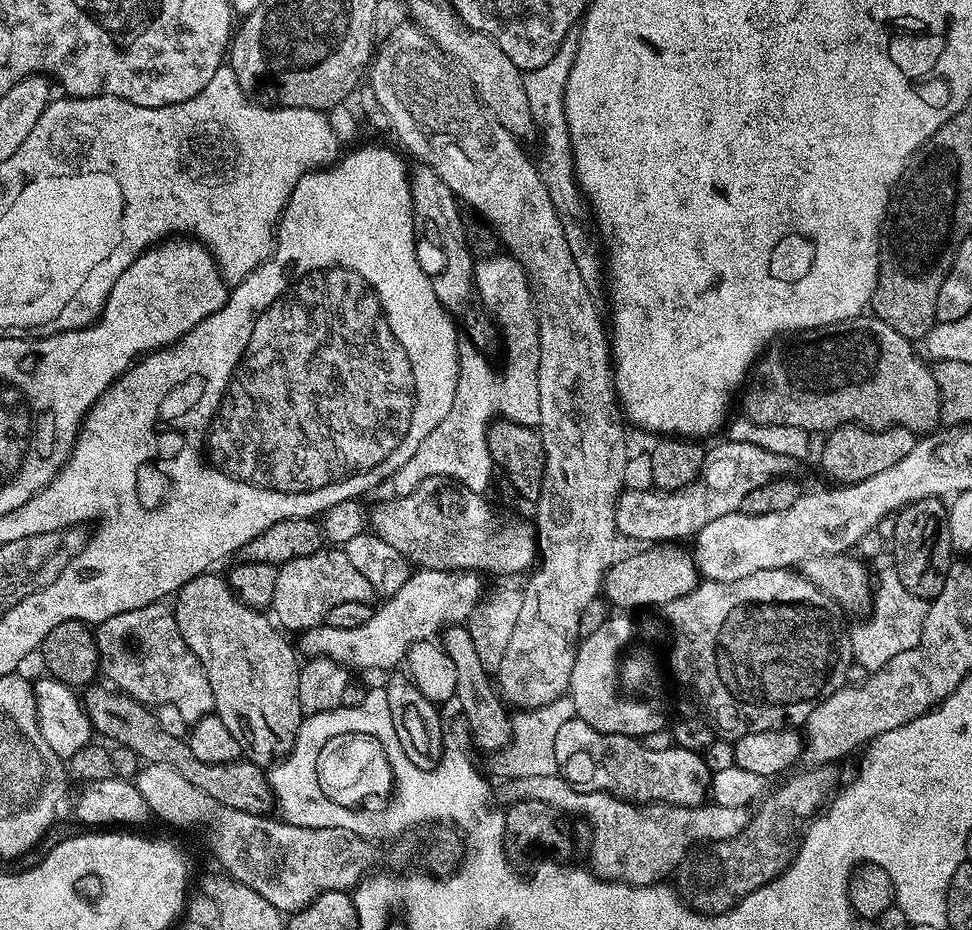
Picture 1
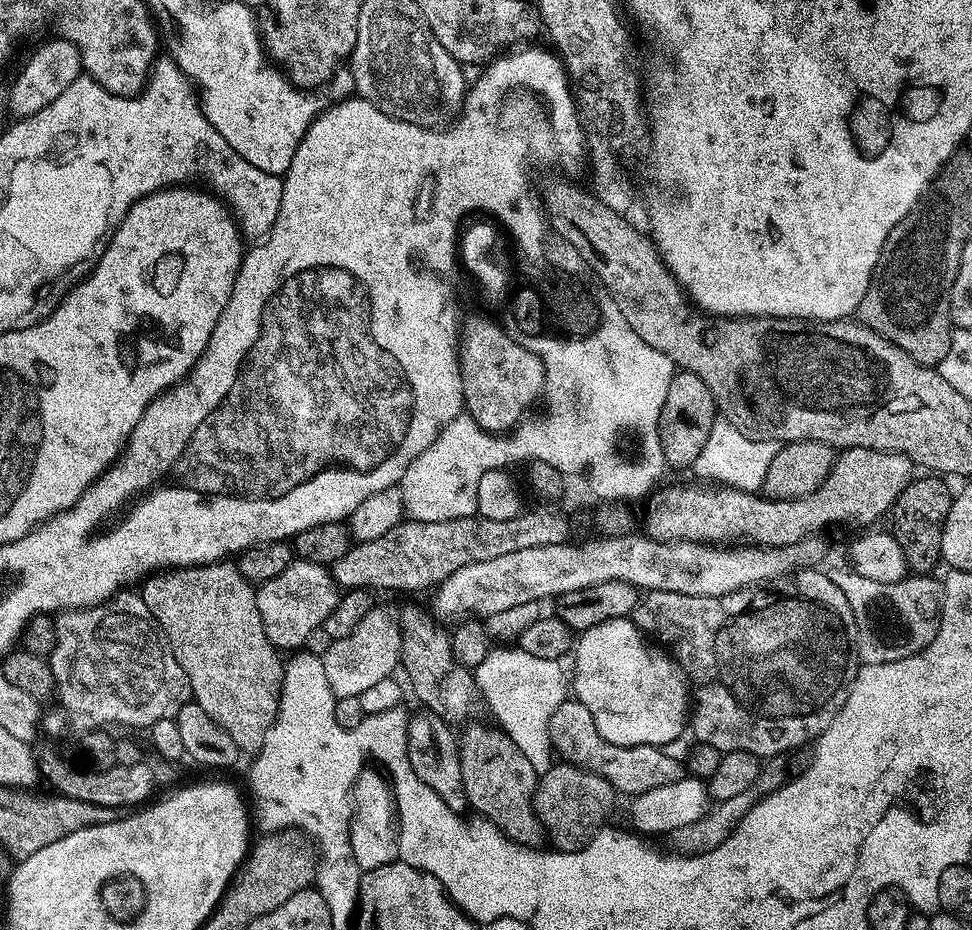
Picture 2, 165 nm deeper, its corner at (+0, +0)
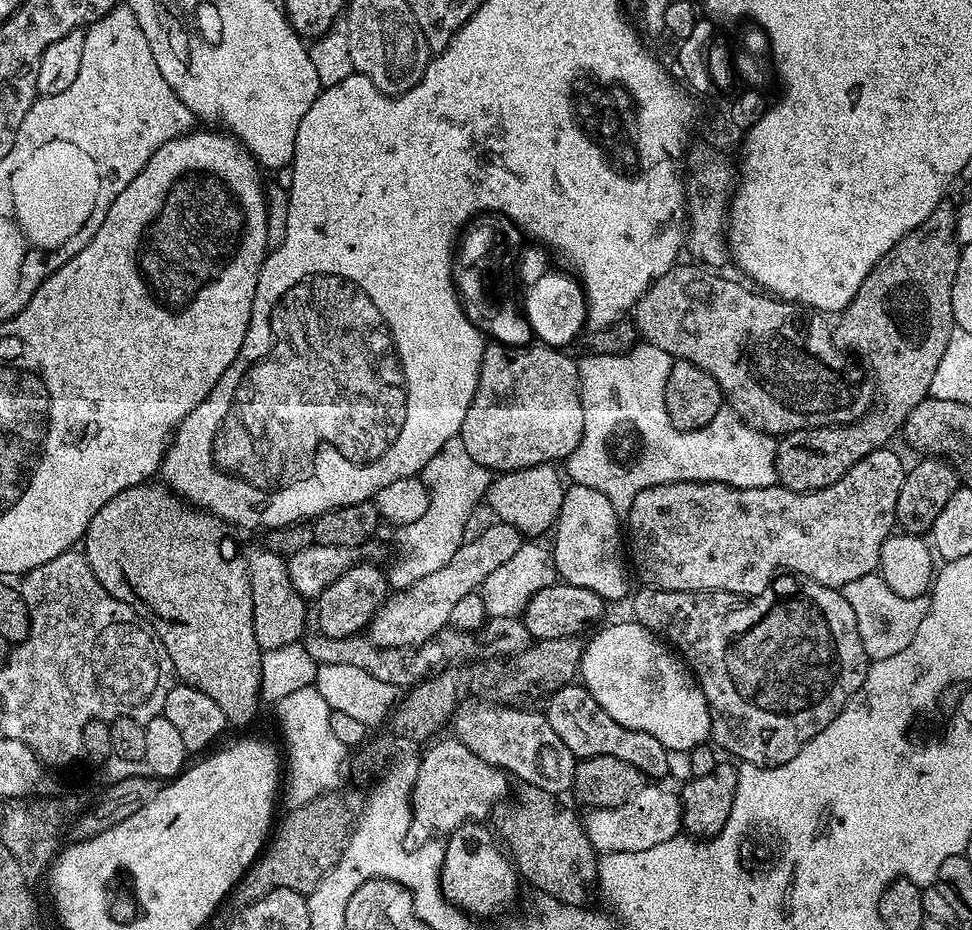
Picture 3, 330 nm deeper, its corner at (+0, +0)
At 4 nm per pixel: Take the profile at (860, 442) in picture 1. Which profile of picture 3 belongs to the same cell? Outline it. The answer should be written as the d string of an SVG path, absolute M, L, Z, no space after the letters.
M885 446L874 450L874 454L866 454L866 458L862 458L862 462L850 466L850 470L846 470L846 474L842 474L842 478L838 478L838 482L813 492L791 492L789 488L783 486L735 488L713 480L706 482L687 480L686 482L670 482L669 484L650 486L646 490L642 490L638 494L638 498L634 498L626 517L626 548L630 553L631 567L634 569L635 575L636 572L640 575L639 583L641 585L667 592L732 592L736 596L747 598L766 590L770 581L781 570L788 574L804 576L807 580L813 580L827 588L841 590L848 582L862 578L863 575L875 573L879 569L879 552L882 550L883 542L893 535L896 524L896 507L898 506L898 490L902 490L906 464L900 461L898 453L891 452L890 449L891 447Z

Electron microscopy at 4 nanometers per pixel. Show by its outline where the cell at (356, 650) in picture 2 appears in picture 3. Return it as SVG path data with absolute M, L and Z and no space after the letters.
M492 522L489 528L484 528L476 537L469 539L461 544L458 550L454 550L454 558L442 570L434 570L434 574L426 574L418 582L411 584L409 588L396 590L389 595L382 607L377 610L372 618L371 624L368 625L366 632L374 645L379 648L397 648L397 649L414 649L425 643L428 639L434 639L443 628L449 627L449 620L453 613L453 607L466 594L475 592L498 570L498 566L503 566L508 559L514 554L518 554L522 543L522 533L512 525L501 522Z

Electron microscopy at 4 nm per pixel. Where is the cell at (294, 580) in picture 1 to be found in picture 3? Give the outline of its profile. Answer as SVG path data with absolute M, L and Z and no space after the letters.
M257 546L252 553L247 553L248 577L250 590L254 598L254 638L265 652L290 646L305 635L304 623L309 623L310 608L305 597L298 595L288 580L288 566L285 557L274 554L269 548Z

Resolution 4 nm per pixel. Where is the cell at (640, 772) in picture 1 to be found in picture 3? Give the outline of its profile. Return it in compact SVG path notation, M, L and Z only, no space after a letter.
M583 683L563 684L557 692L551 693L547 700L546 715L550 726L577 758L586 756L622 758L622 762L630 762L630 766L637 768L645 778L652 779L653 776L656 779L653 781L660 782L663 781L660 779L668 776L666 766L668 748L662 746L658 738L650 738L650 734L642 734L642 730L630 730L614 722L614 718L610 718L610 714L606 714L606 710L602 710L602 706L594 702L590 690L585 688Z

